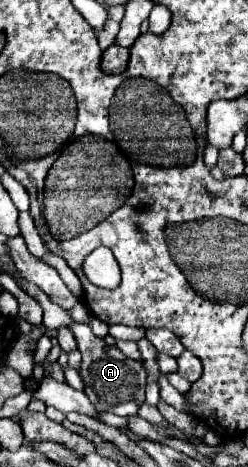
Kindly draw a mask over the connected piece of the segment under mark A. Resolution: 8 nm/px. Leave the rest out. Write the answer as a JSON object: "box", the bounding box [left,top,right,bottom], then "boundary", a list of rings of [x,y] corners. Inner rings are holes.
{"box":[70,323,146,415],"boundary":[[[72,323],[70,329],[76,335],[78,349],[82,353],[82,369],[80,375],[84,379],[84,393],[96,405],[98,413],[116,413],[116,415],[136,415],[140,405],[144,403],[144,387],[146,387],[146,371],[140,361],[128,359],[116,345],[106,345],[104,339],[96,337],[92,329],[84,323]]]}

